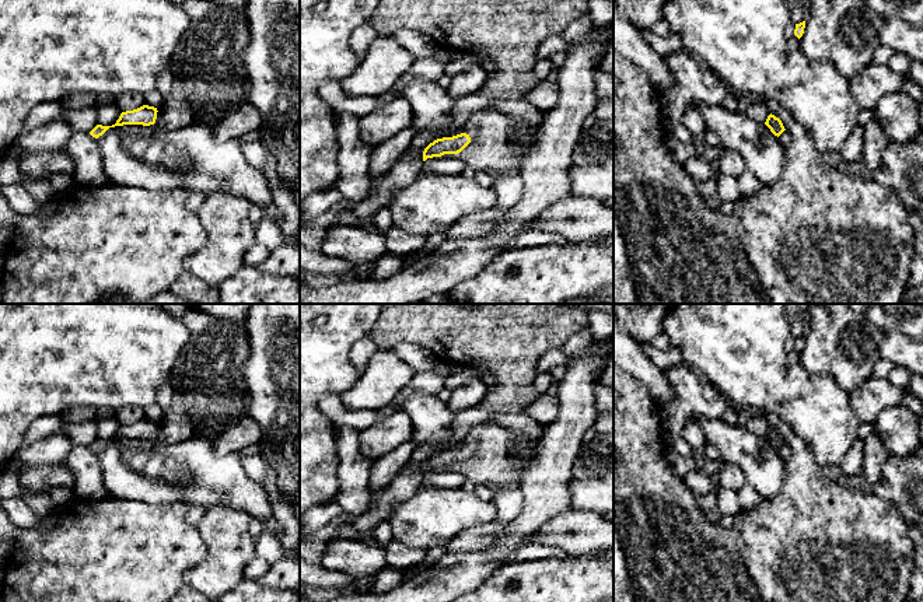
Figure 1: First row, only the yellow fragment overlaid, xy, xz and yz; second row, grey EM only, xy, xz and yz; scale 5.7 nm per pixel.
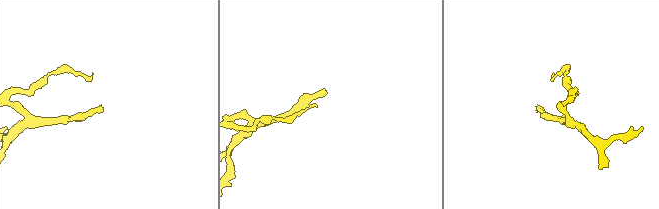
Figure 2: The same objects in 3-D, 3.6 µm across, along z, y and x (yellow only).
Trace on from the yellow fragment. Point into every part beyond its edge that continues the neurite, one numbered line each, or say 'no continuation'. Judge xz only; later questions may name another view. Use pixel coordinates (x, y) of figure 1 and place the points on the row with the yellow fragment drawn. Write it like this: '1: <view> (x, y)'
1: xz (495, 149)

